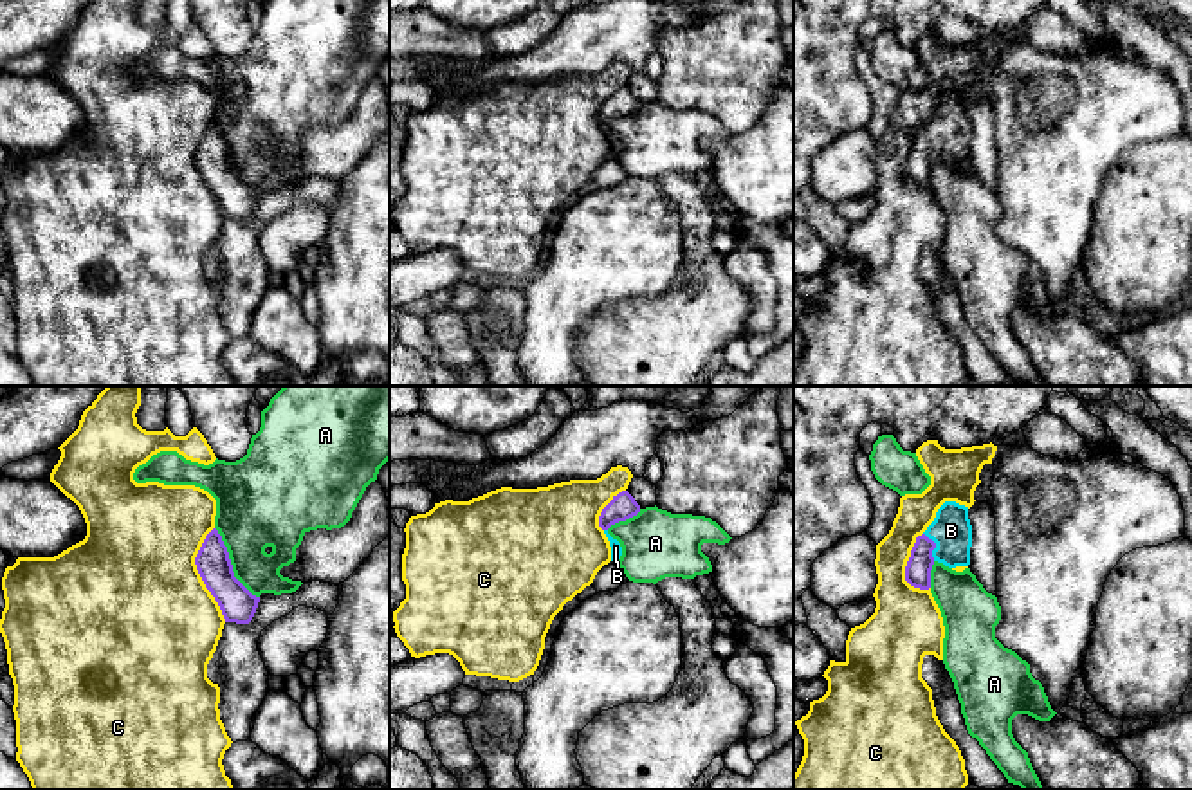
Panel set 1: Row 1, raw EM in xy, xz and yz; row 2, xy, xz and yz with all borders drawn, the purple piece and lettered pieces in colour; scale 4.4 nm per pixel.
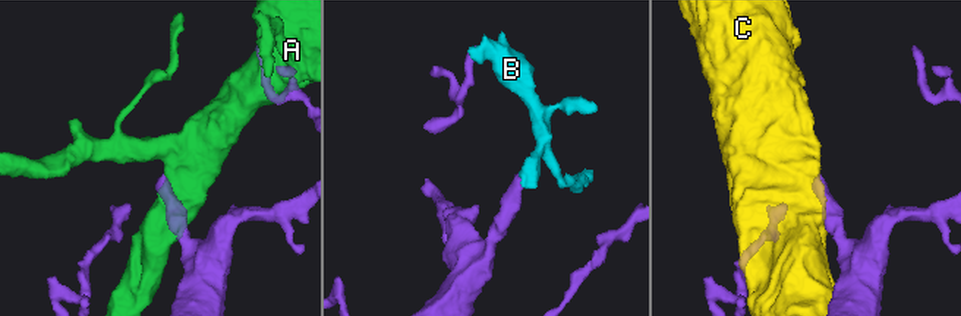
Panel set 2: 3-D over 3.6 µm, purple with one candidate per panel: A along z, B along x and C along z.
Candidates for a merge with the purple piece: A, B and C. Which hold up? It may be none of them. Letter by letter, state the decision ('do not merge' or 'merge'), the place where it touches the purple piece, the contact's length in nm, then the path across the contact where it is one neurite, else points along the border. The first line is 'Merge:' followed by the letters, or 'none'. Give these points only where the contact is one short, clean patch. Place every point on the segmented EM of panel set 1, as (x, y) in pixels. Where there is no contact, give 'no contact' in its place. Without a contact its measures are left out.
Merge: B
A: do not merge | xy (229, 563) | 380 nm
B: merge | yz (935, 547) | 140 nm | across yz (920, 563), (935, 547), (951, 531)
C: do not merge | xy (199, 572) | 420 nm

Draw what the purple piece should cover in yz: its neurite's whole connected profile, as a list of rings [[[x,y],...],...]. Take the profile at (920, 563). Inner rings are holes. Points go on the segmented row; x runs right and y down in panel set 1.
[[[945,501],[938,509],[934,521],[927,527],[927,530],[922,536],[916,537],[916,543],[911,550],[911,557],[905,566],[905,581],[914,588],[929,590],[932,565],[938,561],[949,568],[968,566],[970,547],[972,525],[968,519],[968,507],[959,505],[956,501]]]

